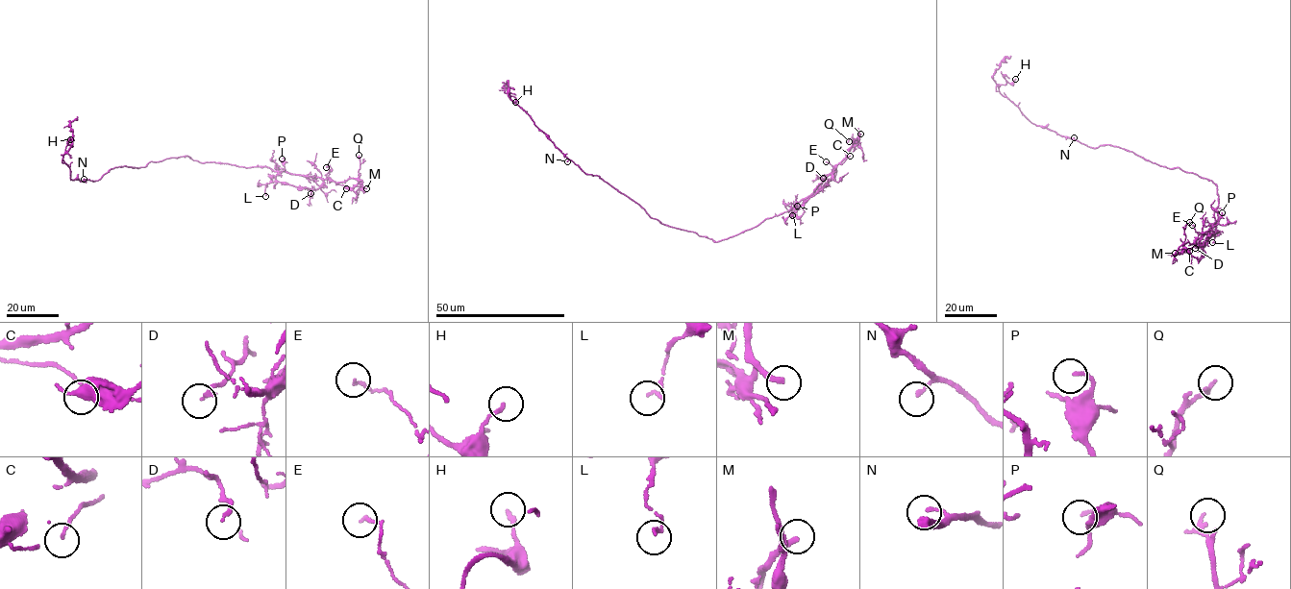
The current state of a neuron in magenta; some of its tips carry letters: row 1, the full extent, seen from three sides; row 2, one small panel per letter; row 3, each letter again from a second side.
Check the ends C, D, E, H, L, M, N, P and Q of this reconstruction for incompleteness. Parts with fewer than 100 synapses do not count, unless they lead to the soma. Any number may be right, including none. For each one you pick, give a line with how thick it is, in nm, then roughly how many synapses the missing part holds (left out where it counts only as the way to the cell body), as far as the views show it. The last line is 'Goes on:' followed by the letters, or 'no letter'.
M: Thickness 240 nm
Goes on: M

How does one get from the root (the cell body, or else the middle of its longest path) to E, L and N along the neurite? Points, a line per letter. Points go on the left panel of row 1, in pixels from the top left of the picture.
E: (148, 163), (186, 155), (201, 162), (267, 166), (325, 179), (329, 172), (326, 167)
L: (148, 163), (186, 155), (201, 162), (267, 166), (277, 175), (274, 181), (266, 184), (265, 196)
N: (148, 163), (138, 168), (115, 167), (94, 182), (84, 179)

